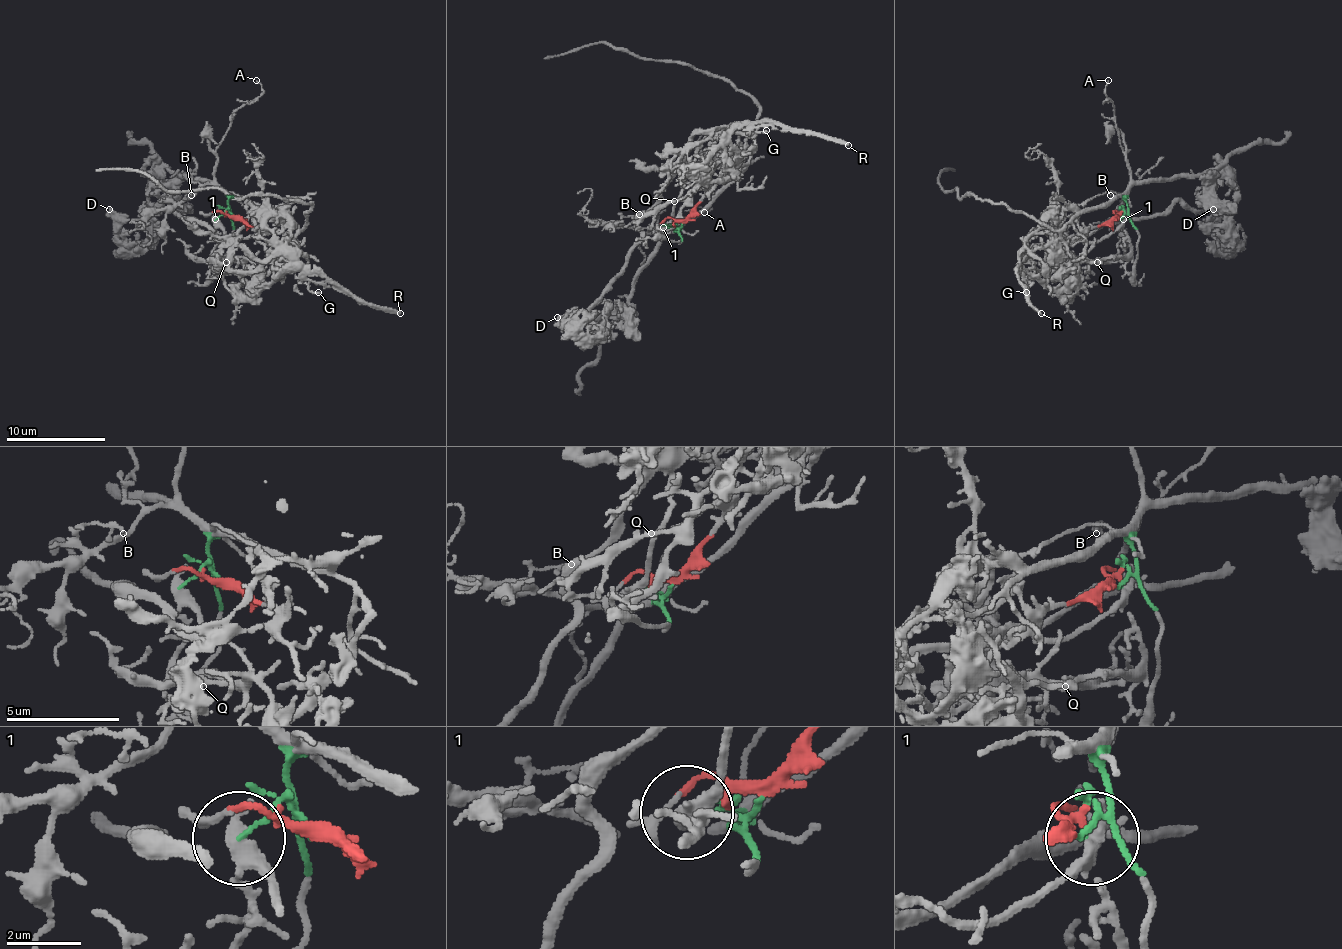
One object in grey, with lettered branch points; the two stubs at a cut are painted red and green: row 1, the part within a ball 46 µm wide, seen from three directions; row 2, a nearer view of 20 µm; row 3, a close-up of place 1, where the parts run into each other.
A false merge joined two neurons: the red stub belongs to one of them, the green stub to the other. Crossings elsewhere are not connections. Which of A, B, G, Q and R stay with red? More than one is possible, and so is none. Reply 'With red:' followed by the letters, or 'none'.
With red: G, Q, R

